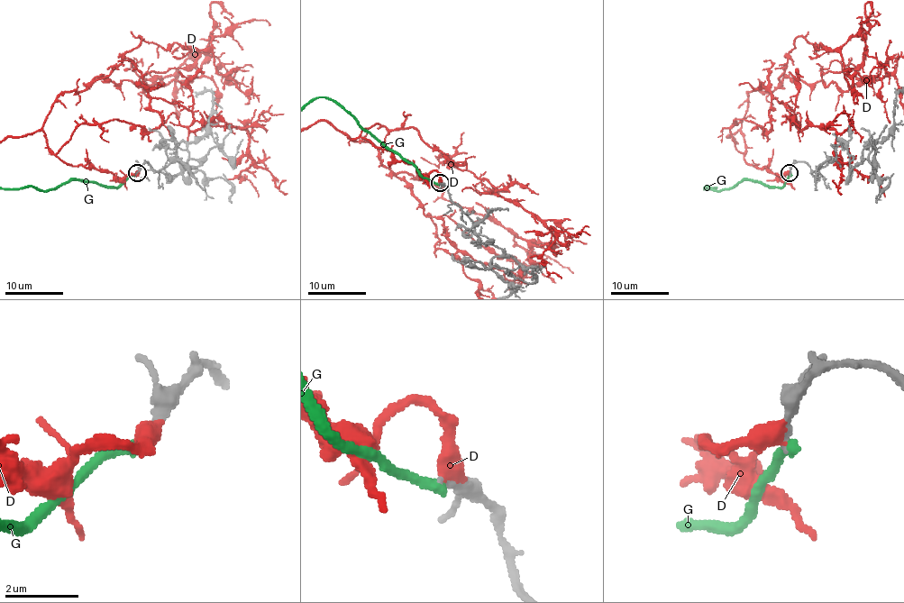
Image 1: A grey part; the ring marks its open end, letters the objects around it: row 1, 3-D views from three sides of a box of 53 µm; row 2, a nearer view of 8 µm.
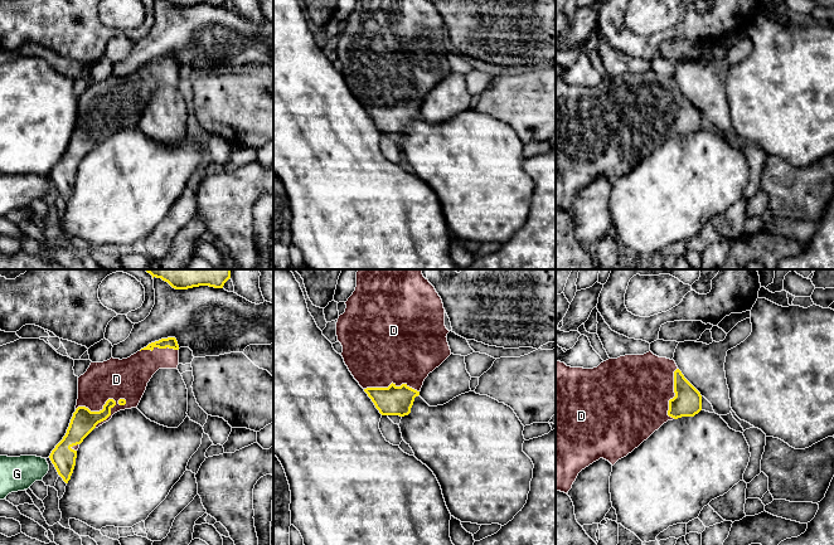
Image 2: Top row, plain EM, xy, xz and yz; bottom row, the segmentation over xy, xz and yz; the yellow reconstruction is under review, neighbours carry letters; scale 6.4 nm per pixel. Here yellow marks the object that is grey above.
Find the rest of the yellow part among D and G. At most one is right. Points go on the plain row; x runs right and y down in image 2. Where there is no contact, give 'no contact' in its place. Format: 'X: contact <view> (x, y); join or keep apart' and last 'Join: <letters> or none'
D: contact xy (103, 126); join
G: no contact; keep apart
Join: D

